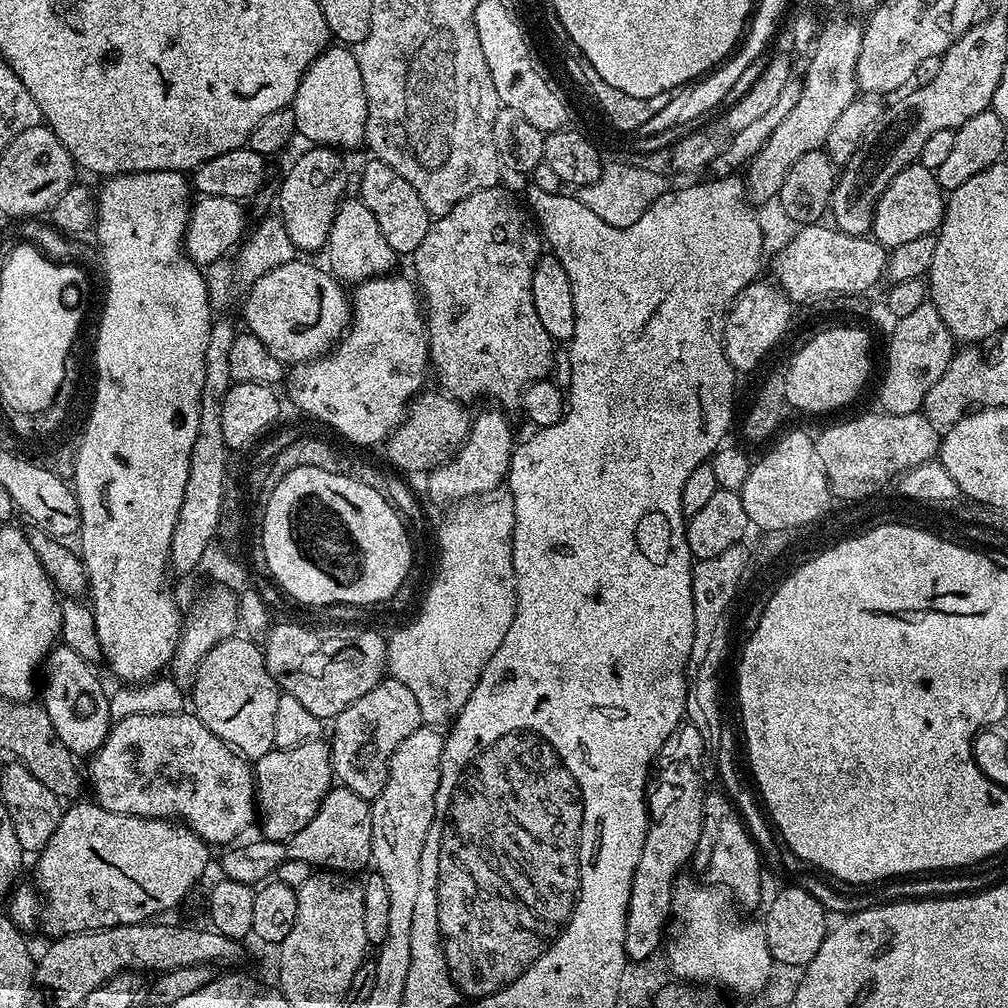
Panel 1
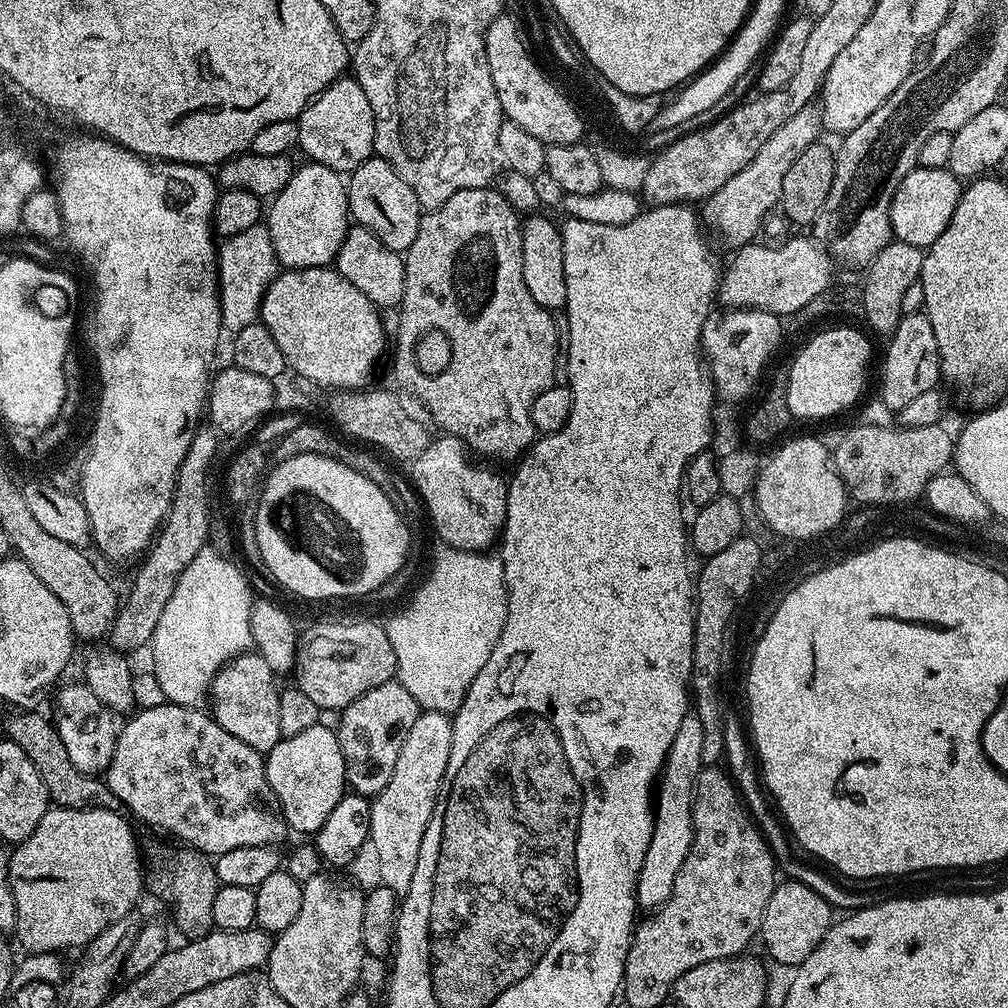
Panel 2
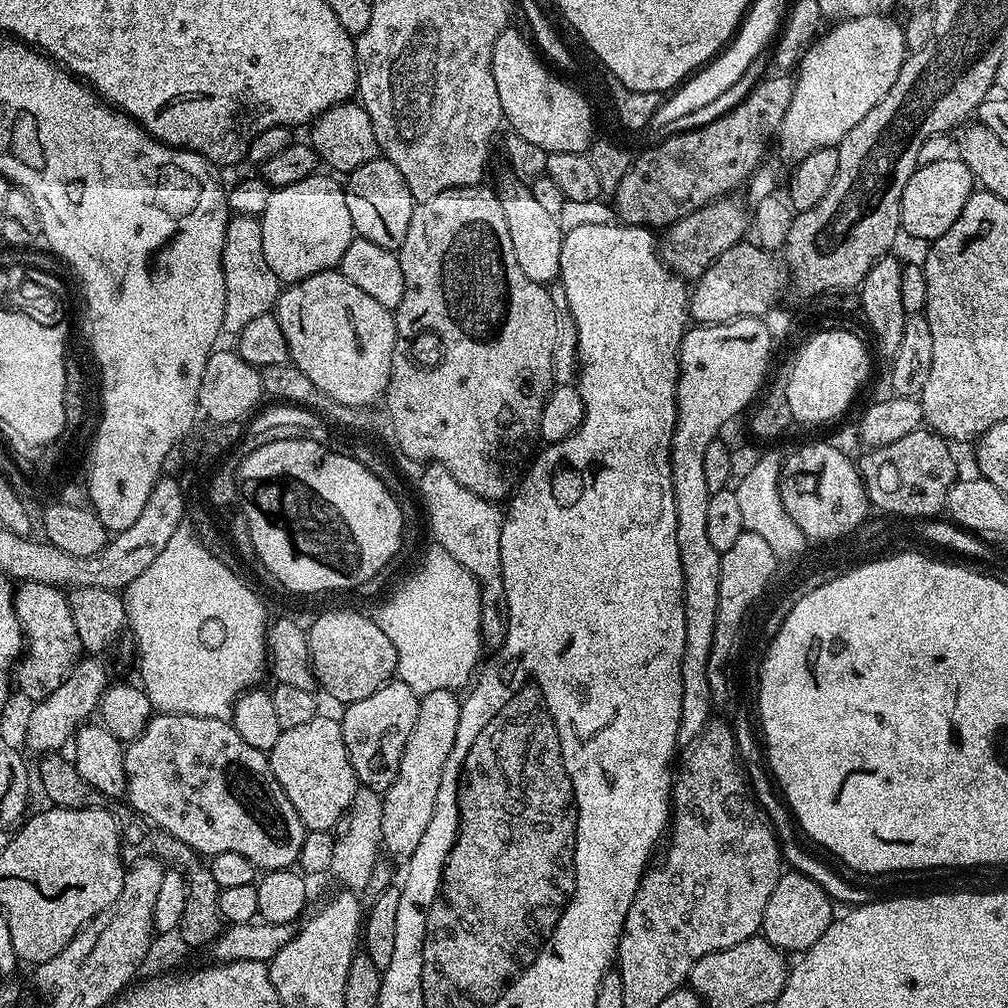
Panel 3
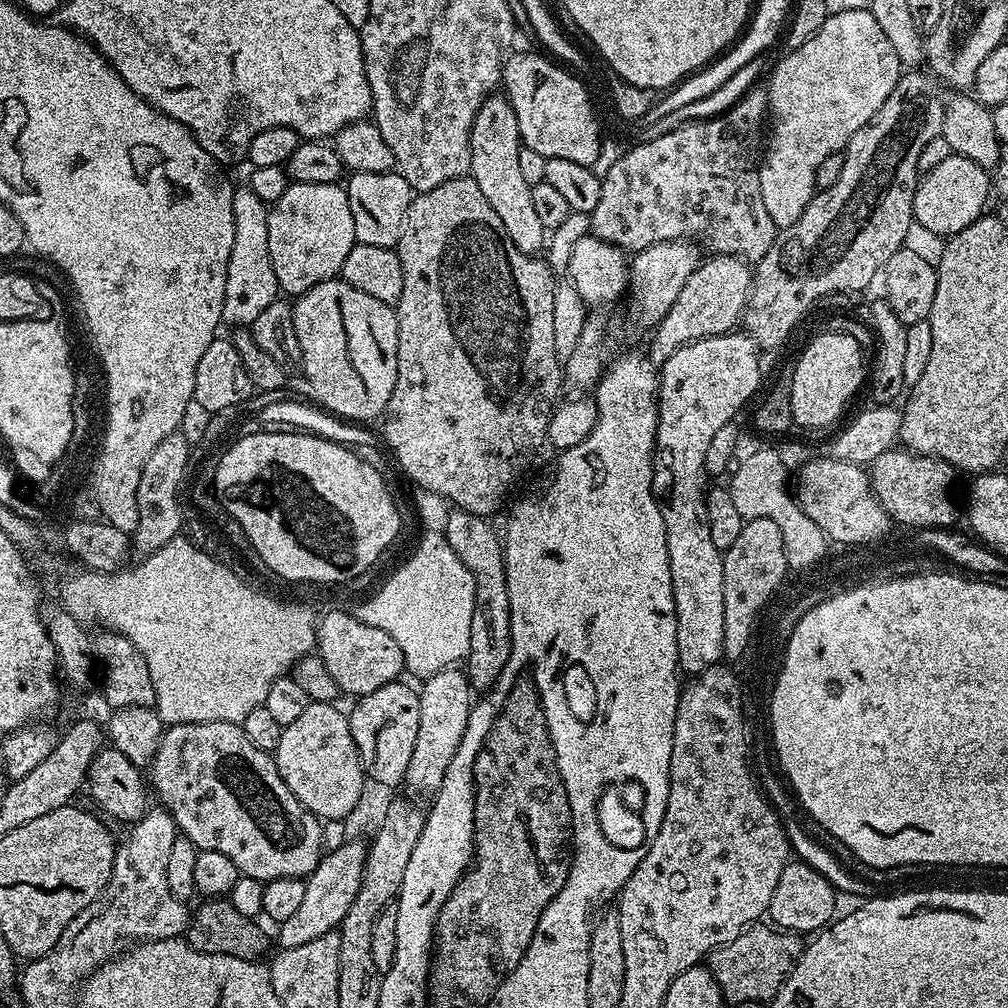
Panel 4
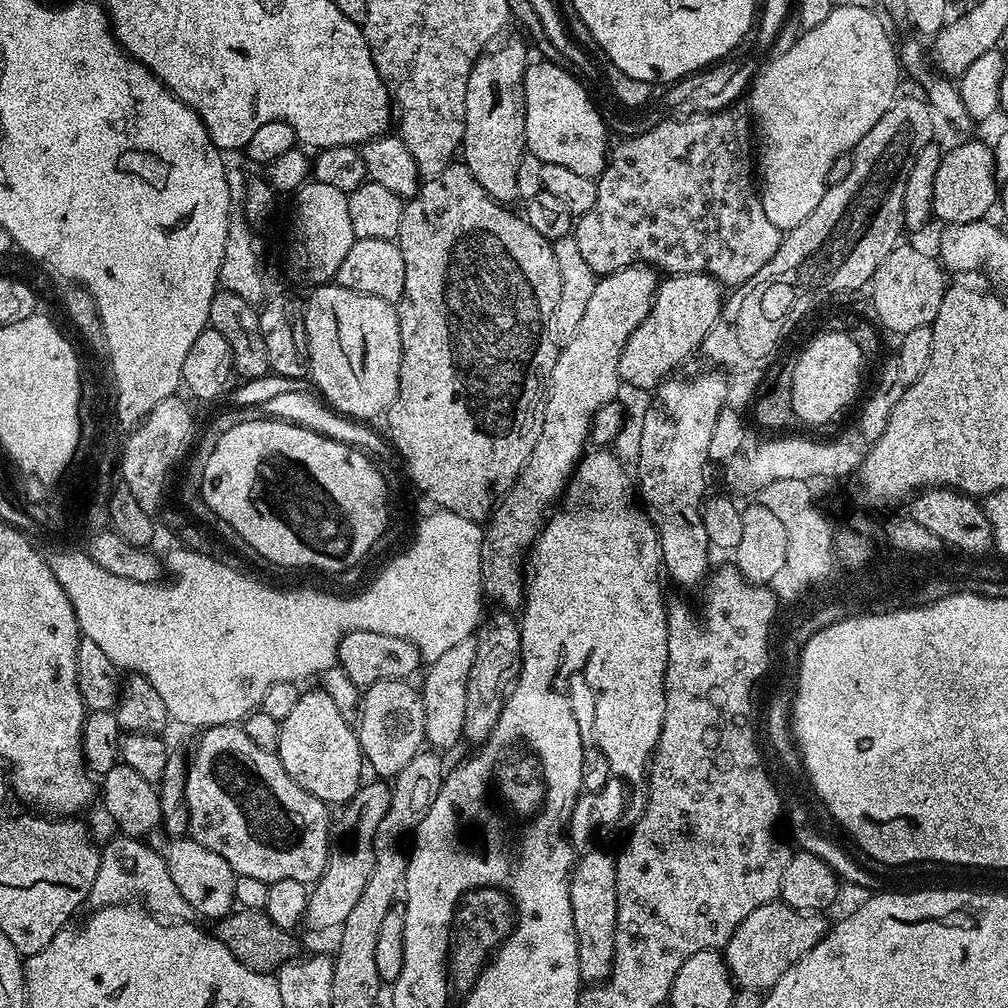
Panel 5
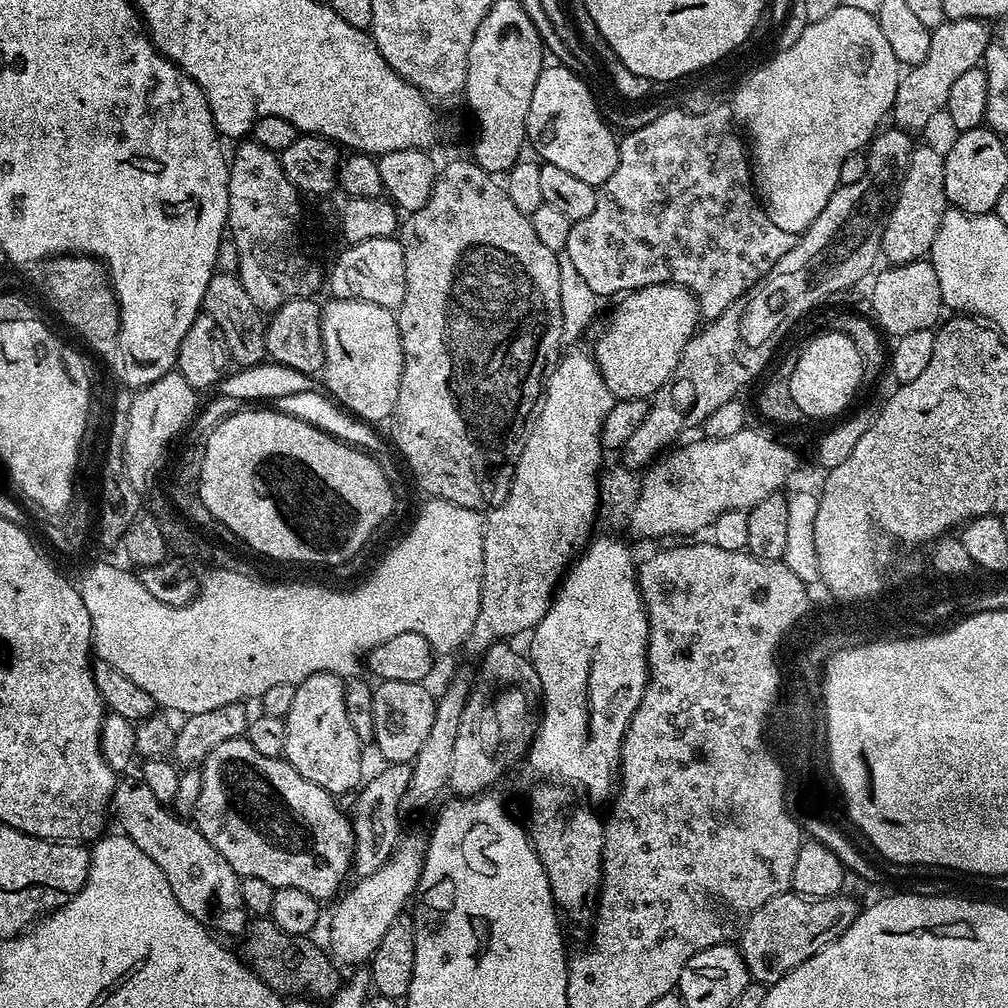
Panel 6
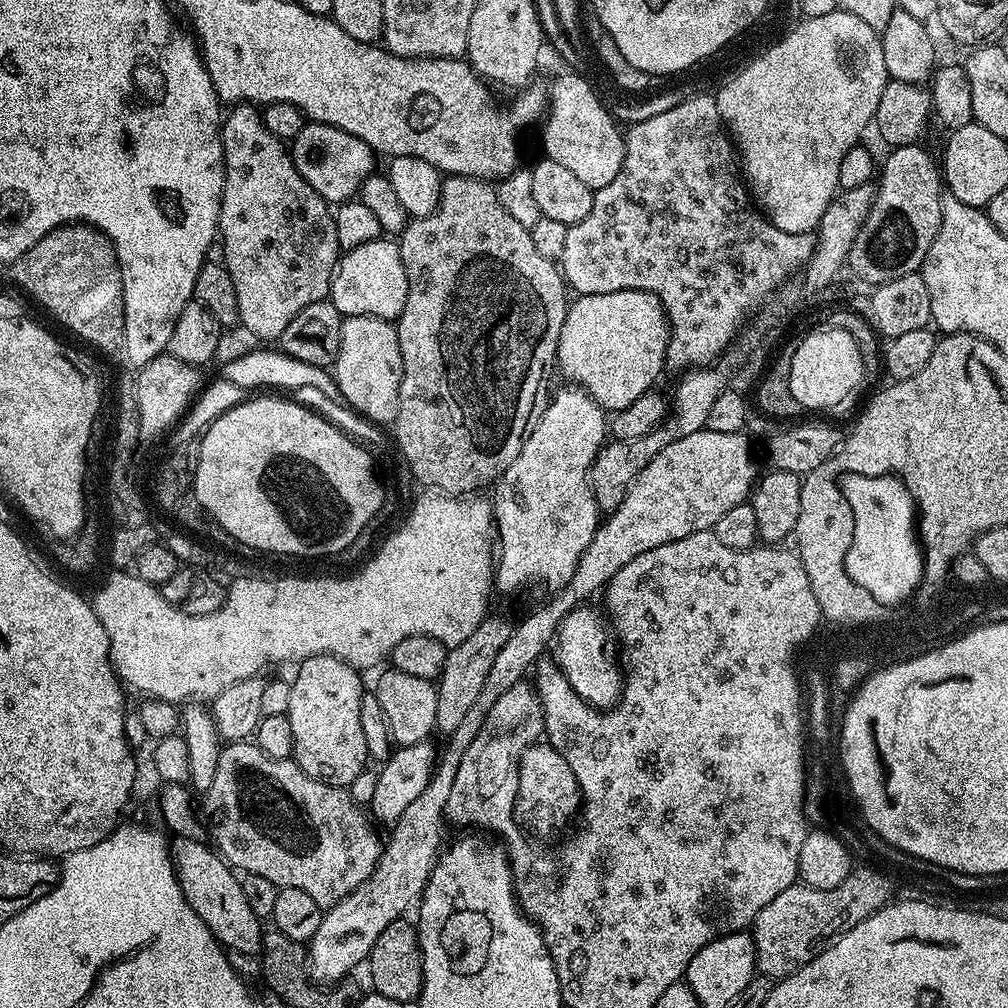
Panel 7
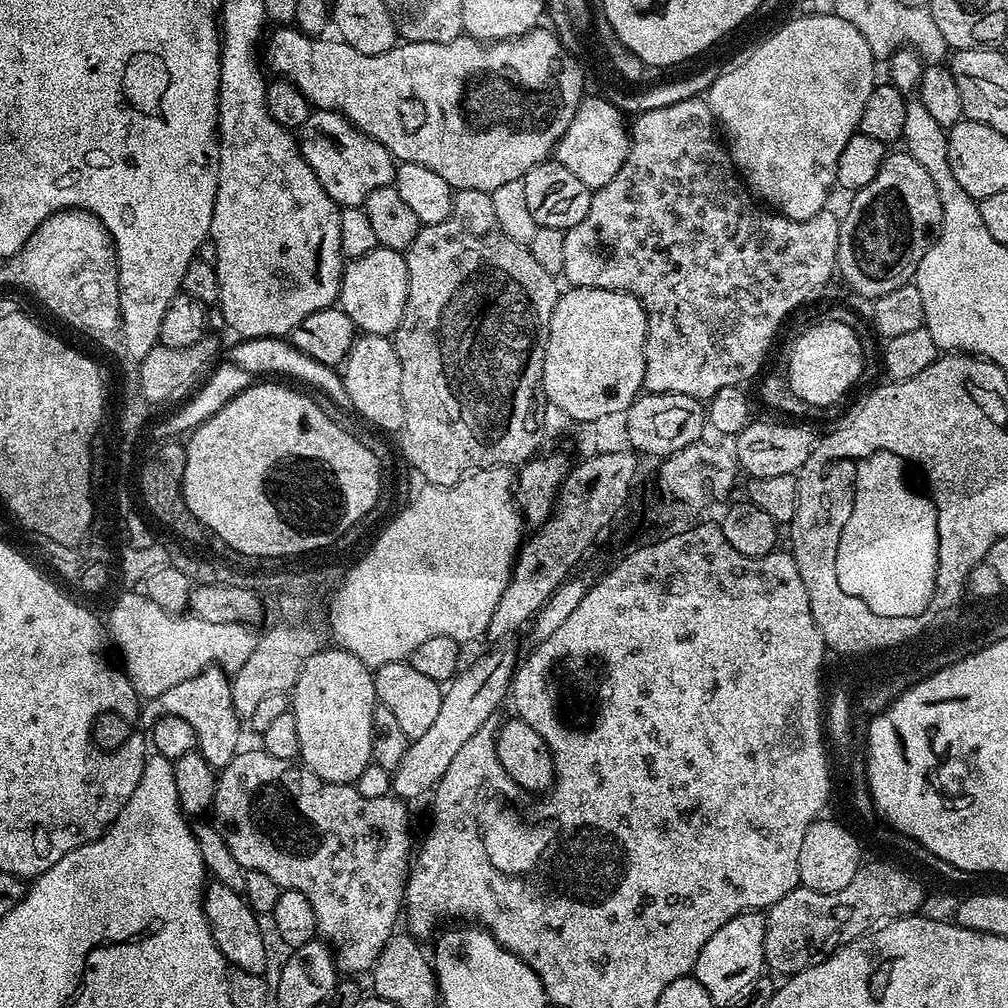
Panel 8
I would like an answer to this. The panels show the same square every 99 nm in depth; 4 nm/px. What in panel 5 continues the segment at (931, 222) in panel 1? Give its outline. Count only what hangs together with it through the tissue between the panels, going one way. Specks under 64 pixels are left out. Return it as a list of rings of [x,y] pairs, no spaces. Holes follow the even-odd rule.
[[[965,139],[941,155],[932,199],[932,215],[937,221],[941,220],[941,225],[965,224],[985,219],[997,200],[996,163],[989,145],[984,145],[980,140]]]

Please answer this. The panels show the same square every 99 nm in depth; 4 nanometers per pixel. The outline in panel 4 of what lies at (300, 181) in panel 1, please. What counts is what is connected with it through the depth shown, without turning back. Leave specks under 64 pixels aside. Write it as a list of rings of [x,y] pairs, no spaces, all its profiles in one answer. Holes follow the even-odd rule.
[[[289,183],[282,198],[271,205],[268,221],[274,278],[278,278],[280,291],[288,298],[301,296],[322,282],[337,279],[342,262],[346,262],[346,254],[350,254],[356,244],[348,189],[339,183]]]

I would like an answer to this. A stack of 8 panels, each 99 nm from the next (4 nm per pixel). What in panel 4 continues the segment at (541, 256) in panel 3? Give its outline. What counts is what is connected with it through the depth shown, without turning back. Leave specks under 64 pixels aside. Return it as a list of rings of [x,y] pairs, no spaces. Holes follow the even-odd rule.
[[[493,94],[484,99],[478,114],[472,123],[470,150],[472,151],[472,167],[470,175],[478,182],[478,190],[490,202],[494,214],[502,226],[506,226],[506,234],[510,234],[510,242],[518,246],[527,256],[537,255],[545,247],[546,230],[530,198],[532,185],[526,182],[518,163],[518,154],[522,147],[518,118],[512,109],[512,103],[503,94]]]

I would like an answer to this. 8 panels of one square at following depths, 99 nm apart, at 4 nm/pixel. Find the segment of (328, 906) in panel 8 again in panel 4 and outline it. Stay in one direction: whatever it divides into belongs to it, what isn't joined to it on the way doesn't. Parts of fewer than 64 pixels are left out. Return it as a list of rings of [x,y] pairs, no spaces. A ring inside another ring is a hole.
[[[215,720],[214,722],[174,724],[165,727],[164,737],[160,740],[158,750],[154,754],[150,765],[150,788],[154,793],[155,799],[157,796],[160,799],[157,801],[174,818],[179,835],[190,838],[190,842],[194,842],[194,846],[200,852],[226,854],[226,858],[230,858],[230,862],[234,862],[234,866],[242,876],[258,878],[265,882],[277,880],[278,878],[286,878],[287,876],[306,878],[315,870],[318,862],[322,859],[321,821],[315,814],[308,812],[306,806],[302,806],[302,802],[298,802],[298,798],[294,798],[294,794],[290,794],[290,786],[286,786],[286,782],[282,782],[282,774],[278,774],[278,766],[275,759],[269,753],[258,750],[258,746],[254,746],[254,742],[250,742],[250,738],[246,738],[241,725]]]

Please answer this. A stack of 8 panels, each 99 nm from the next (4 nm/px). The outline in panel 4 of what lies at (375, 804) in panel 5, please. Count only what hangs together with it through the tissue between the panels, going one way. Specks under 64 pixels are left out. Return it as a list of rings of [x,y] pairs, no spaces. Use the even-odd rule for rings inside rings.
[[[352,838],[347,844],[338,846],[338,850],[327,853],[318,862],[315,870],[306,877],[306,894],[298,906],[298,911],[286,918],[286,922],[278,925],[280,948],[303,946],[305,942],[314,942],[314,938],[322,938],[322,934],[339,929],[346,918],[346,910],[350,910],[354,897],[358,895],[358,886],[362,886],[362,870],[367,853],[367,847]]]

